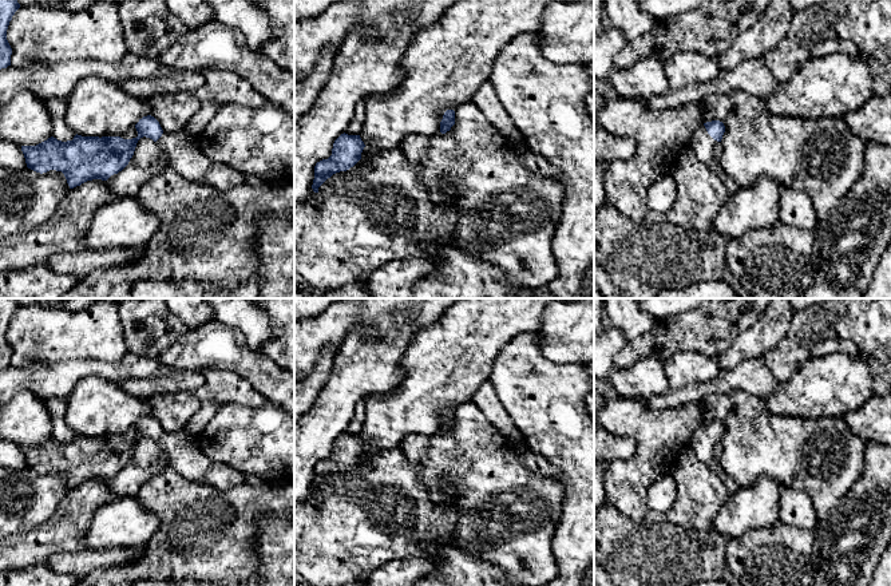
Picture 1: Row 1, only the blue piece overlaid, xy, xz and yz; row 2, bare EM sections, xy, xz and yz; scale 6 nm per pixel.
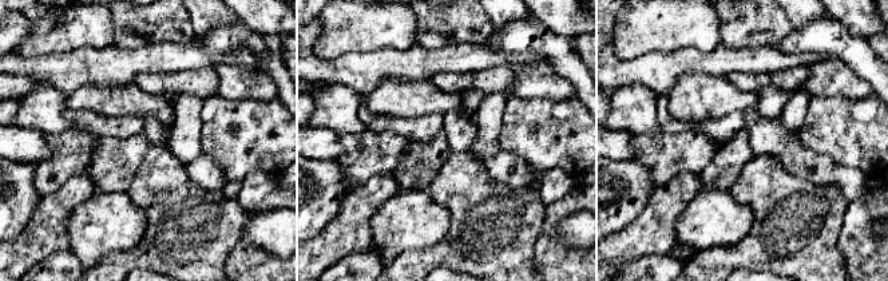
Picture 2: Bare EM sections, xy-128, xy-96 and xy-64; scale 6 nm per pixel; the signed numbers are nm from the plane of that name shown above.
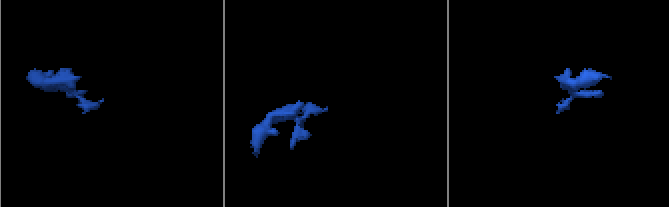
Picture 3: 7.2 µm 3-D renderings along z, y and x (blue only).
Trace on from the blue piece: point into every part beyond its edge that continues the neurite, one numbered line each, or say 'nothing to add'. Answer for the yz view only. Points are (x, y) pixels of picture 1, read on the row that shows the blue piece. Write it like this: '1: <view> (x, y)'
1: yz (703, 145)

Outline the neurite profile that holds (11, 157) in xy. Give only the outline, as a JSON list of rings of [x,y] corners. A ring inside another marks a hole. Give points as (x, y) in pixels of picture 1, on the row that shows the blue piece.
[[[0,138],[0,167],[23,170],[27,167],[21,146]]]

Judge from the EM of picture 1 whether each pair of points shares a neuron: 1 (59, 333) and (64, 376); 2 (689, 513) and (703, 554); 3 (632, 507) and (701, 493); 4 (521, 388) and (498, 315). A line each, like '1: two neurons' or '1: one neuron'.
1: two neurons
2: one neuron
3: two neurons
4: two neurons

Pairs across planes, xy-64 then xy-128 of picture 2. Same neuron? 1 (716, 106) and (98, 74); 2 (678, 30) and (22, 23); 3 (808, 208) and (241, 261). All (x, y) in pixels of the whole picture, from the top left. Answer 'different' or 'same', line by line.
1: different
2: different
3: different

